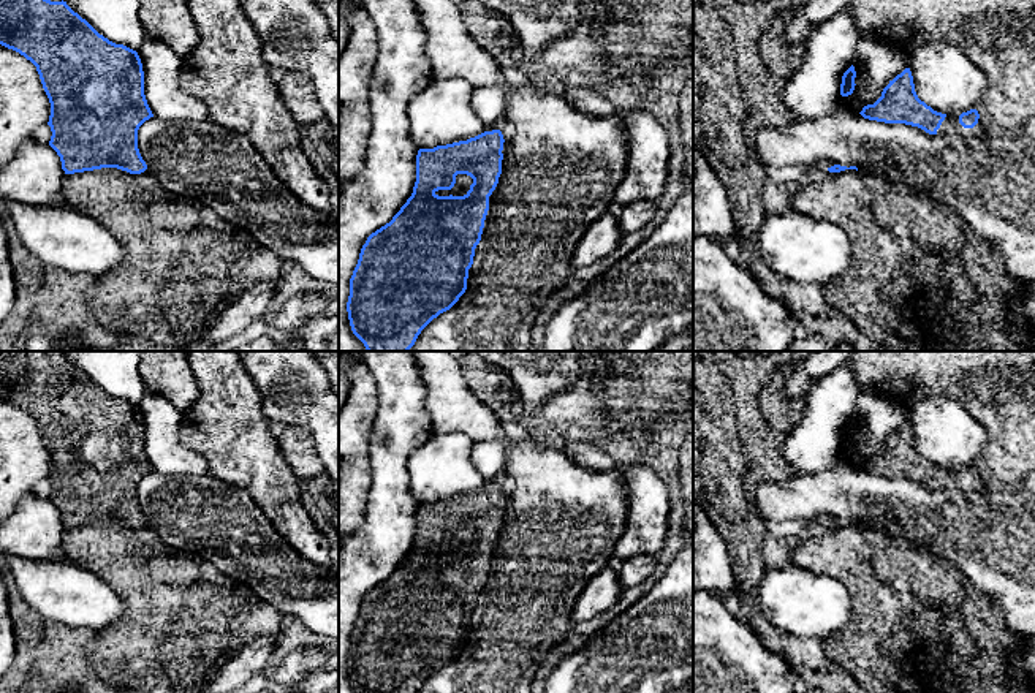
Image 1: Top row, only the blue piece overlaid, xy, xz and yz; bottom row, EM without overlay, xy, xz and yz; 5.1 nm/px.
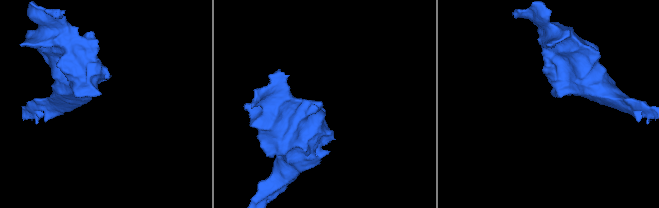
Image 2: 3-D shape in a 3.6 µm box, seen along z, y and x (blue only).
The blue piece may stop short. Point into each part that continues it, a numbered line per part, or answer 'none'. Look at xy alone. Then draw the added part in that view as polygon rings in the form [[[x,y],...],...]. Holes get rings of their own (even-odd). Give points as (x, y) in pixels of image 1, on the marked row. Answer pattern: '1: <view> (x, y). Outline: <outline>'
none

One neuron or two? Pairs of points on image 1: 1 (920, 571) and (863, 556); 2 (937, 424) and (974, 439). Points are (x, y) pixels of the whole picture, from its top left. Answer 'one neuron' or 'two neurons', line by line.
1: one neuron
2: one neuron

